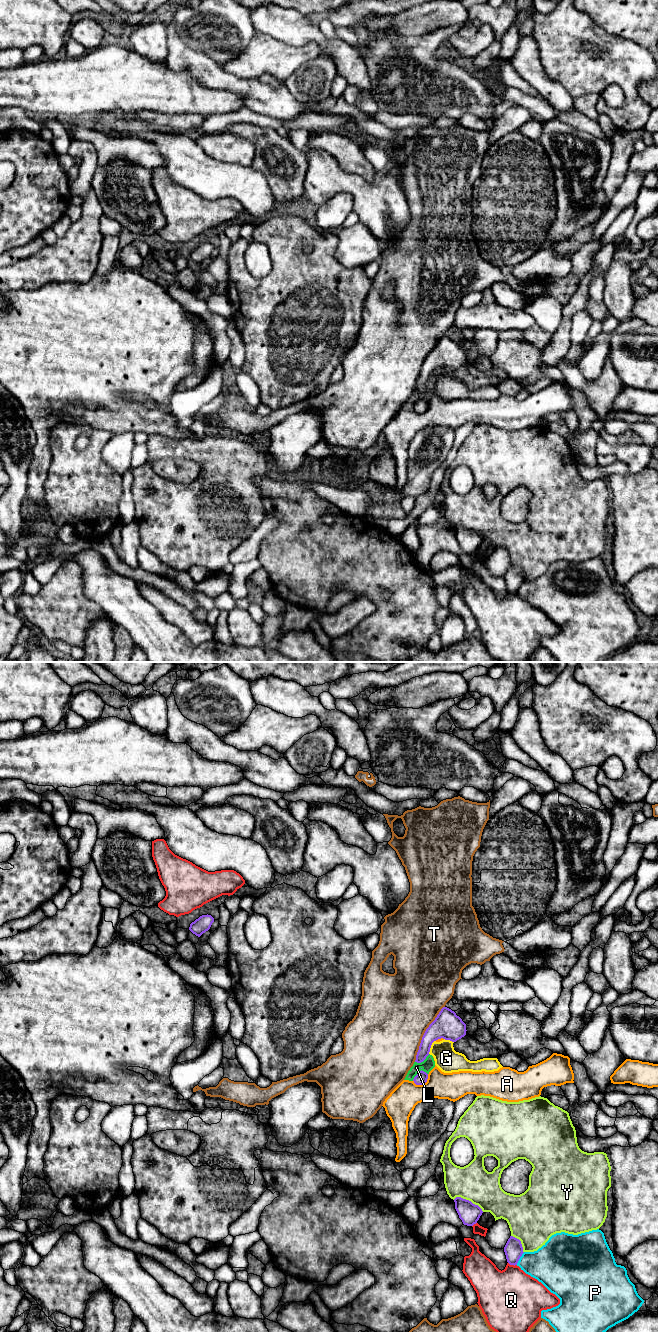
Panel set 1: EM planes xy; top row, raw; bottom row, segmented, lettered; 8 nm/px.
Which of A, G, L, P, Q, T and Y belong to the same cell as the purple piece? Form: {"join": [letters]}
{"join": []}

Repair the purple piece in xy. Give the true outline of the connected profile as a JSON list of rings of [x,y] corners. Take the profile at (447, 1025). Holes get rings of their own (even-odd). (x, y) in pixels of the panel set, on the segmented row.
[[[443,1007],[435,1020],[426,1029],[415,1062],[421,1063],[429,1055],[431,1045],[438,1039],[456,1042],[466,1035],[466,1024],[454,1011]]]

